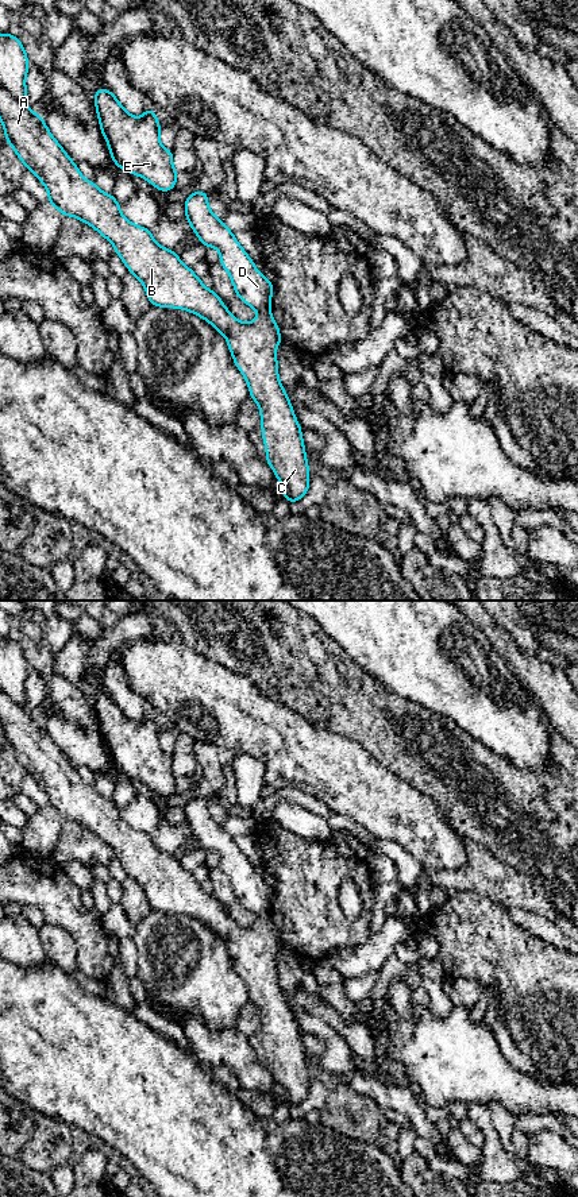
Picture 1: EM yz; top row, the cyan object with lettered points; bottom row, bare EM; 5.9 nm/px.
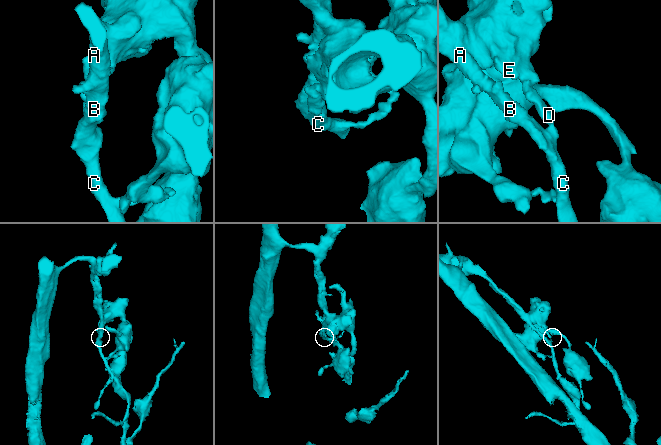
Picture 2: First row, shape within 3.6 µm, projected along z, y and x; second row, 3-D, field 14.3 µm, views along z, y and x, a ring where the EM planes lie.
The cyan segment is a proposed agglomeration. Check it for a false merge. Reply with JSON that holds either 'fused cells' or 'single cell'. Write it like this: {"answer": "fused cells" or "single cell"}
{"answer": "fused cells"}

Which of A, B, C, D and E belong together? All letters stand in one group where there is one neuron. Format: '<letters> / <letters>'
A B C / D E

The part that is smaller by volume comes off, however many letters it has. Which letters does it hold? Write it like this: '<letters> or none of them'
A, B, C

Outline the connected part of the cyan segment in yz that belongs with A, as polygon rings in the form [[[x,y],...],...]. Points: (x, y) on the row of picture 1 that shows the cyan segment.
[[[1,84],[0,120],[9,146],[26,169],[31,170],[46,186],[49,204],[55,206],[63,216],[73,216],[85,221],[109,240],[128,271],[143,283],[151,305],[178,308],[194,313],[227,339],[234,363],[247,381],[250,397],[259,406],[266,462],[280,480],[281,494],[285,495],[288,502],[300,501],[309,489],[311,471],[301,436],[303,428],[298,425],[290,399],[278,379],[275,350],[282,339],[271,312],[267,310],[258,314],[251,323],[242,323],[234,317],[215,290],[207,289],[193,270],[182,265],[173,250],[157,244],[150,229],[132,224],[122,215],[120,204],[112,194],[105,194],[95,182],[82,177],[77,165],[47,130],[45,120],[27,108],[24,103],[15,99]]]

